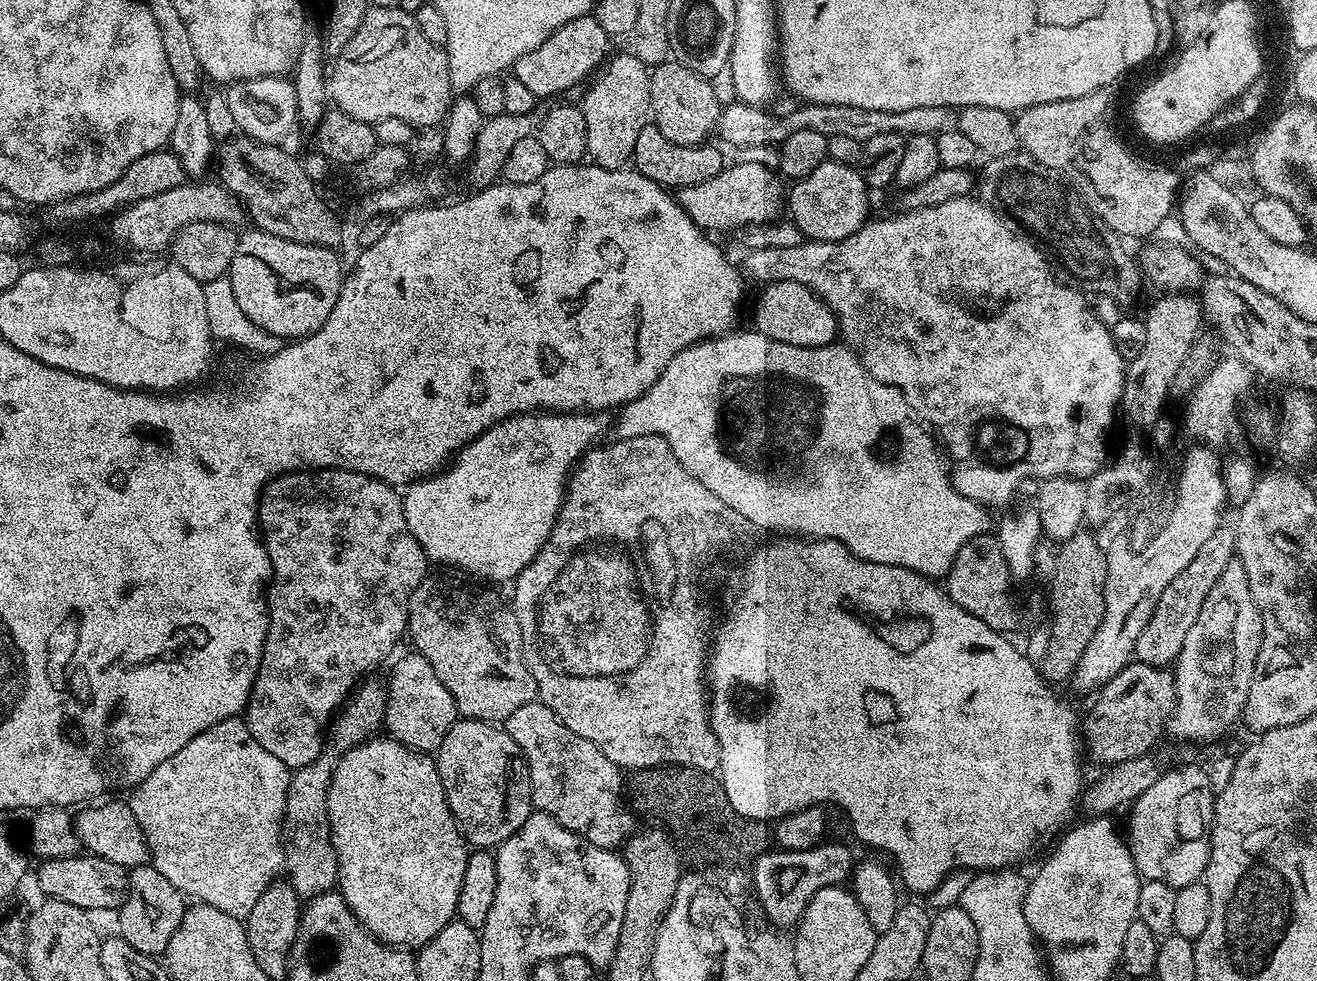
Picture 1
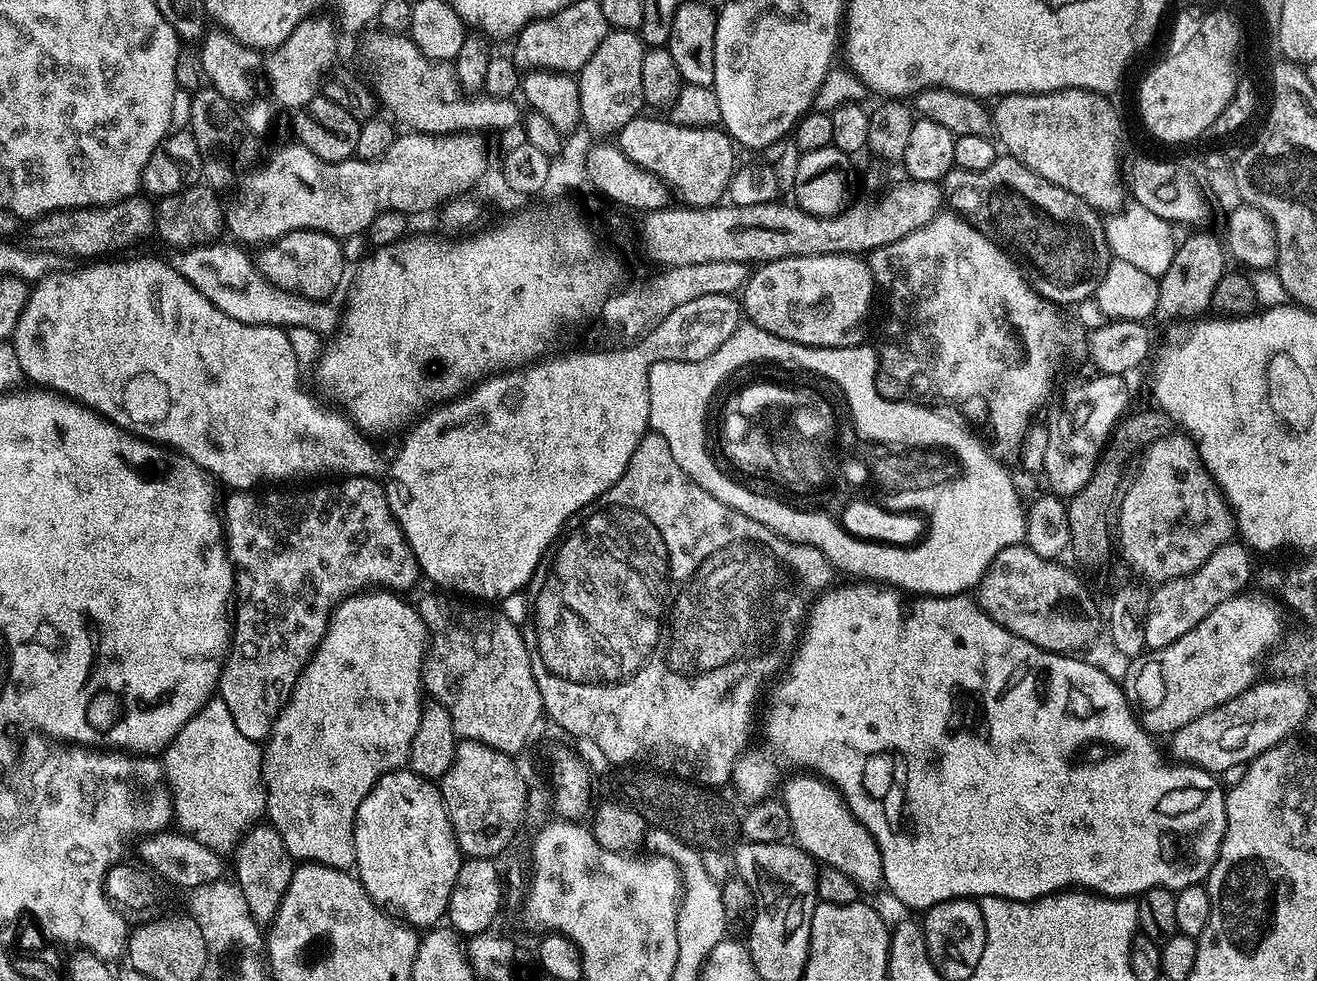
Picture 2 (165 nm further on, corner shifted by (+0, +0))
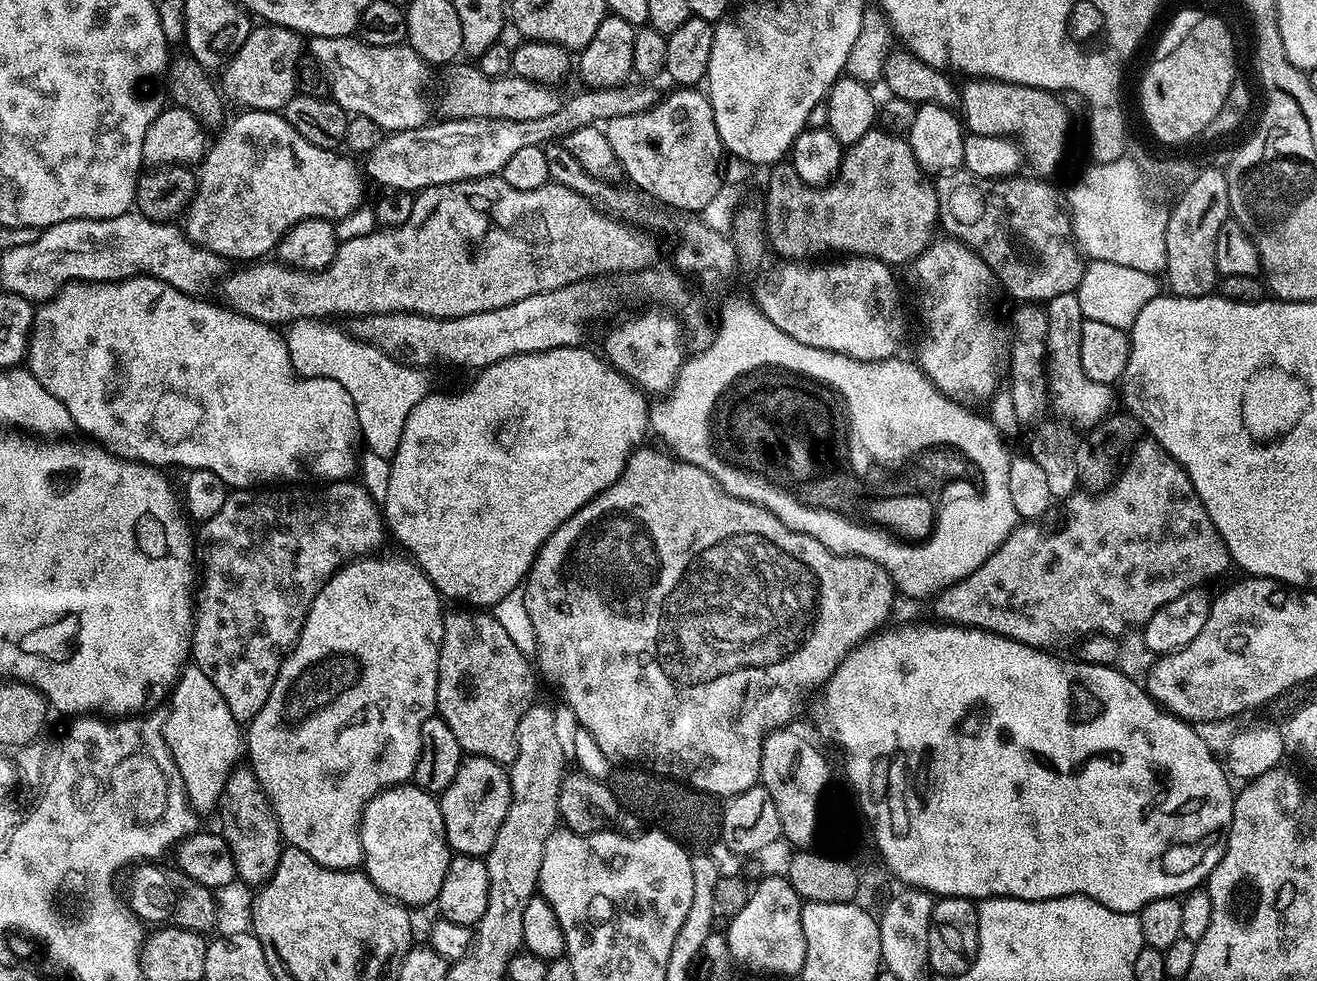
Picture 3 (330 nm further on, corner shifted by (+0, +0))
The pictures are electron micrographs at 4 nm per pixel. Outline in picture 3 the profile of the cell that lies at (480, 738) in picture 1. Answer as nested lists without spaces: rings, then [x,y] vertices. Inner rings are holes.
[[[465,755],[458,766],[458,774],[454,774],[454,782],[439,793],[442,822],[446,826],[448,847],[453,853],[461,856],[487,857],[488,851],[494,846],[494,838],[498,838],[498,830],[502,822],[506,822],[506,810],[510,810],[512,801],[512,781],[505,765],[494,762],[485,756]]]

